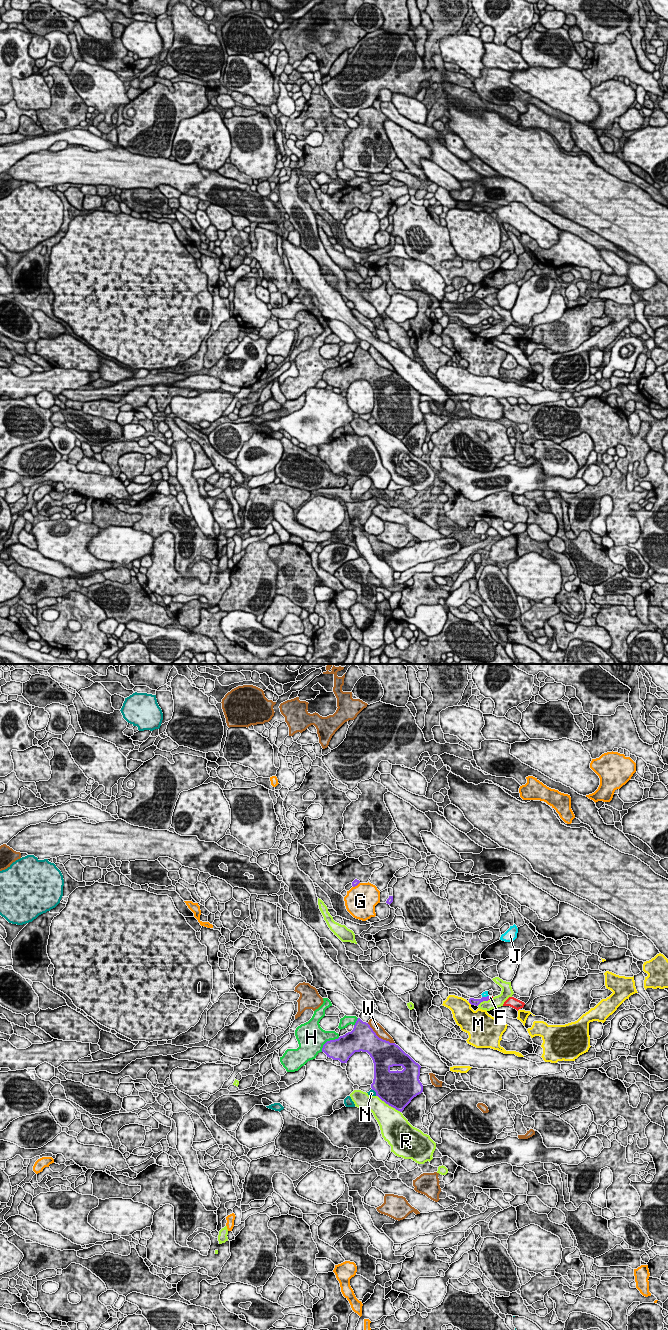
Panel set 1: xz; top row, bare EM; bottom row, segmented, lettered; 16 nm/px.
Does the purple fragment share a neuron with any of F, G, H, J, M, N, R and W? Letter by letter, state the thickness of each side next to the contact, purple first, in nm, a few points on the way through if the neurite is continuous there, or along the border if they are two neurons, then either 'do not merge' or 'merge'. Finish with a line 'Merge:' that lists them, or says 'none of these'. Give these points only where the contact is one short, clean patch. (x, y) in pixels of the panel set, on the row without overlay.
F: 120 nm thick on the purple side, 60 nm on the other; runs through xz (476, 330), (488, 326), (490, 325); merge
G: 90 nm thick on the purple side, 480 nm on the other; do not merge
H: 360 nm thick on the purple side, 400 nm on the other; do not merge
J: 120 nm thick on the purple side, 90 nm on the other; border along xz (488, 323), (482, 325); do not merge
M: 120 nm thick on the purple side, 340 nm on the other; do not merge
N: 500 nm thick on the purple side, 100 nm on the other; do not merge
R: 500 nm thick on the purple side, 380 nm on the other; do not merge
W: 420 nm thick on the purple side, 160 nm on the other; do not merge
Merge: F

